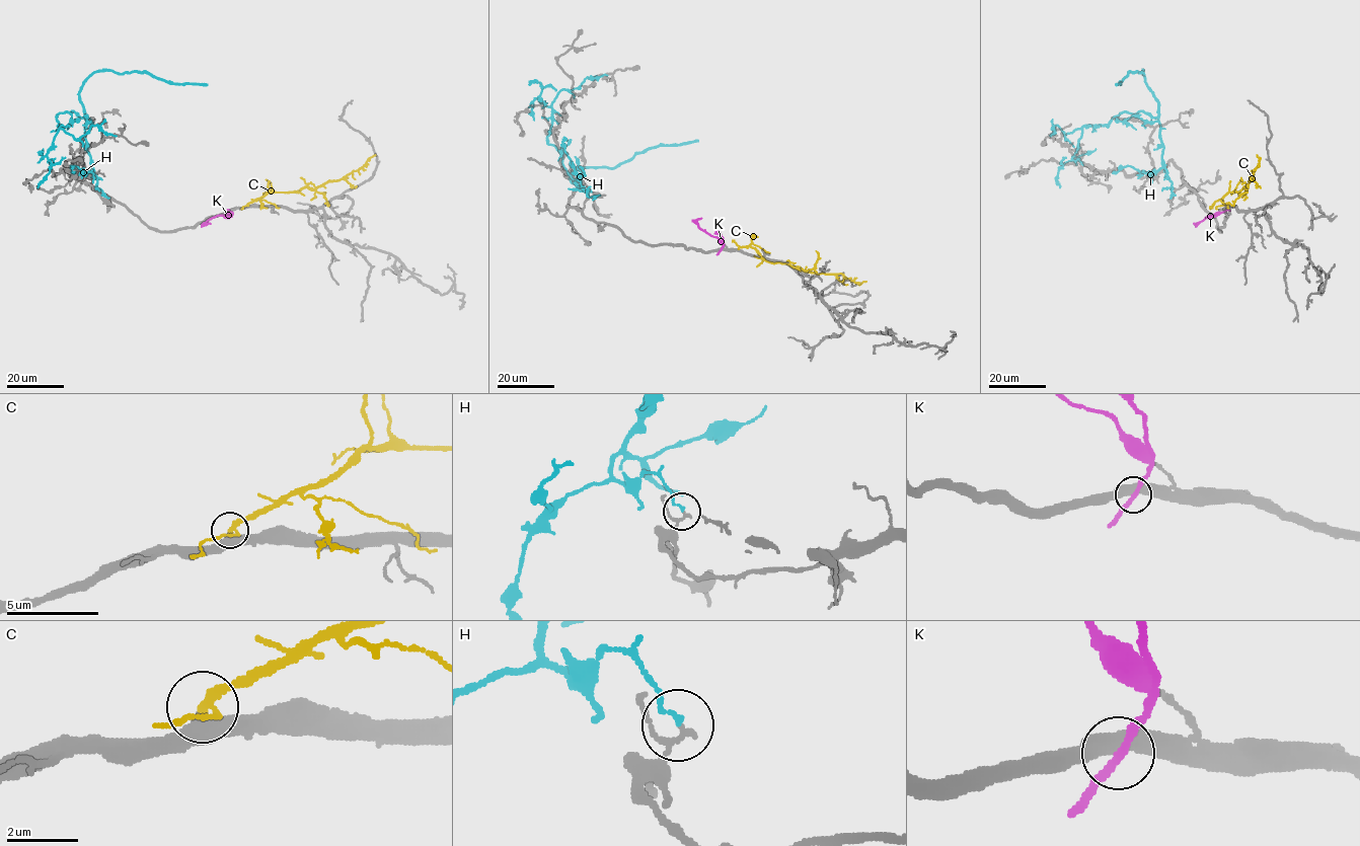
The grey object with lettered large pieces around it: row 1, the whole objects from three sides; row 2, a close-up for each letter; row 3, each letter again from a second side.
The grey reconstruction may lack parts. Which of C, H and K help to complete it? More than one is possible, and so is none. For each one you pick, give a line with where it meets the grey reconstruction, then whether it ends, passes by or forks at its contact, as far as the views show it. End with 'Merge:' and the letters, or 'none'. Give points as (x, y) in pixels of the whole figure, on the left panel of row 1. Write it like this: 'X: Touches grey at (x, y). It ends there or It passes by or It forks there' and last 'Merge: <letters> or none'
C: Touches grey at (247, 205). It passes by
Merge: C

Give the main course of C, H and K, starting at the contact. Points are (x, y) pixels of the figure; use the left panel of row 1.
C: (246, 205), (268, 193), (316, 188), (337, 180), (360, 168), (375, 154)
H: (52, 165), (47, 155), (61, 126), (57, 116), (73, 110), (83, 118), (80, 88), (97, 71), (207, 85)
K: (230, 211), (232, 212), (217, 215), (206, 224), (211, 224)

